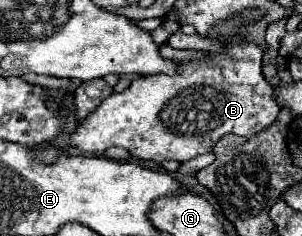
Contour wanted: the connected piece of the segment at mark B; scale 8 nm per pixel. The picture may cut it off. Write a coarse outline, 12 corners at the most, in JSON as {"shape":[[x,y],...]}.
{"shape":[[263,51],[137,77],[69,135],[29,147],[185,163],[255,135],[279,105]]}

